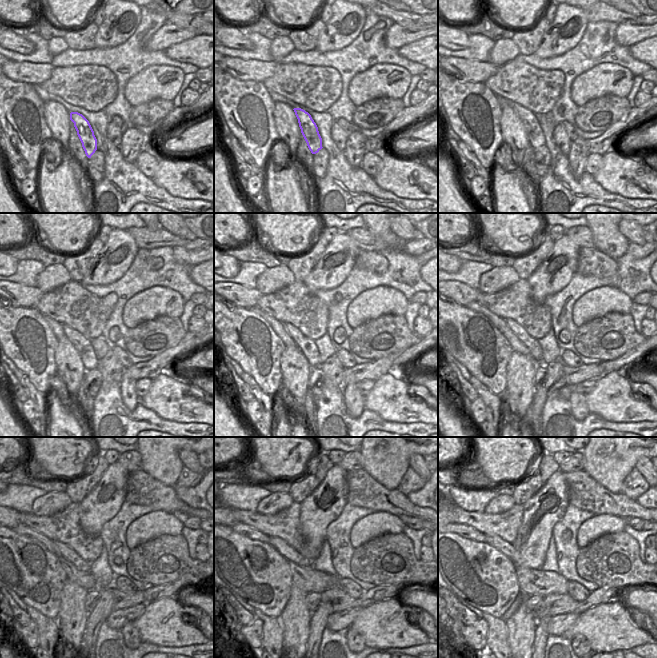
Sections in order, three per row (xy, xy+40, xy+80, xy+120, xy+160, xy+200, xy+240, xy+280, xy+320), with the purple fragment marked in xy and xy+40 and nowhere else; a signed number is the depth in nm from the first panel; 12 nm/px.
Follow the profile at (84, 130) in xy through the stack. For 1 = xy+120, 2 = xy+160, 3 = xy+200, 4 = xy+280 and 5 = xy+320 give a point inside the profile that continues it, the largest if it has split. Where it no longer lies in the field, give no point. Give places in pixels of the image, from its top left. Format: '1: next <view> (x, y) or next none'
1: next xy+120 (82, 344)
2: next xy+160 (306, 345)
3: next xy+200 (531, 343)
4: next xy+280 (292, 555)
5: next xy+320 (506, 548)

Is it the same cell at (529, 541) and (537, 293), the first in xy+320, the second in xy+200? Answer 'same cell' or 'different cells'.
same cell

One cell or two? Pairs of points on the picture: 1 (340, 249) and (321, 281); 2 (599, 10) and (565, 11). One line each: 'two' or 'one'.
1: one
2: two

